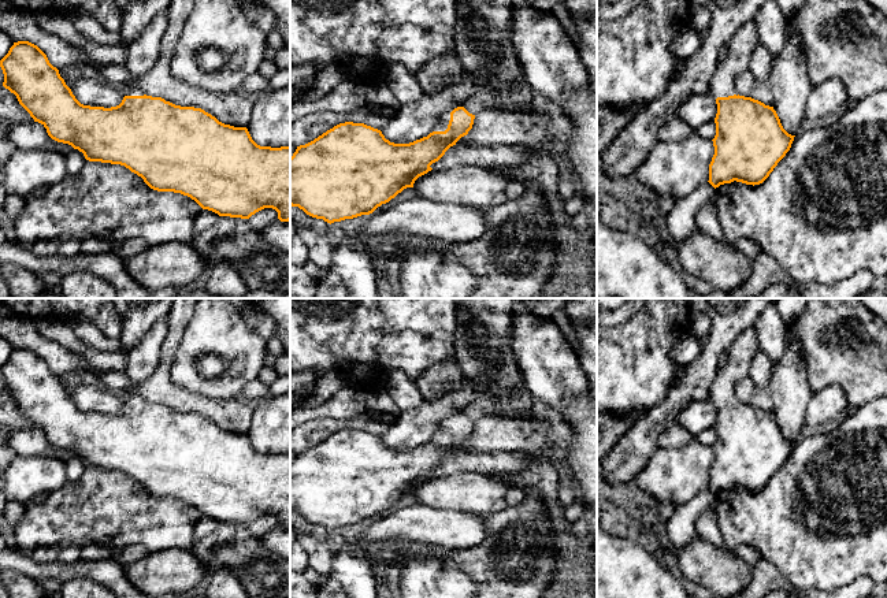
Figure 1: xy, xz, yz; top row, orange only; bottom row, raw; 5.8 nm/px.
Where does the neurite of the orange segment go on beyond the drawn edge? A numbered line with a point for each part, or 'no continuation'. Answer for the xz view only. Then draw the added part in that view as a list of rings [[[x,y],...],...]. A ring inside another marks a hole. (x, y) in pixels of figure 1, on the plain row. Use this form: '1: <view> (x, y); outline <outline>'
1: xz (442, 428); outline [[[448,417],[439,423],[439,426],[437,427],[437,431],[434,432],[434,438],[445,438],[448,435],[452,417]]]

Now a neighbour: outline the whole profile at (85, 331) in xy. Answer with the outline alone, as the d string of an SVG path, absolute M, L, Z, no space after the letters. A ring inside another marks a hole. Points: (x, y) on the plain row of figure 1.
M73 319L64 322L79 341L93 346L101 352L120 352L125 350L120 339L110 339L103 335L90 322L83 319Z

